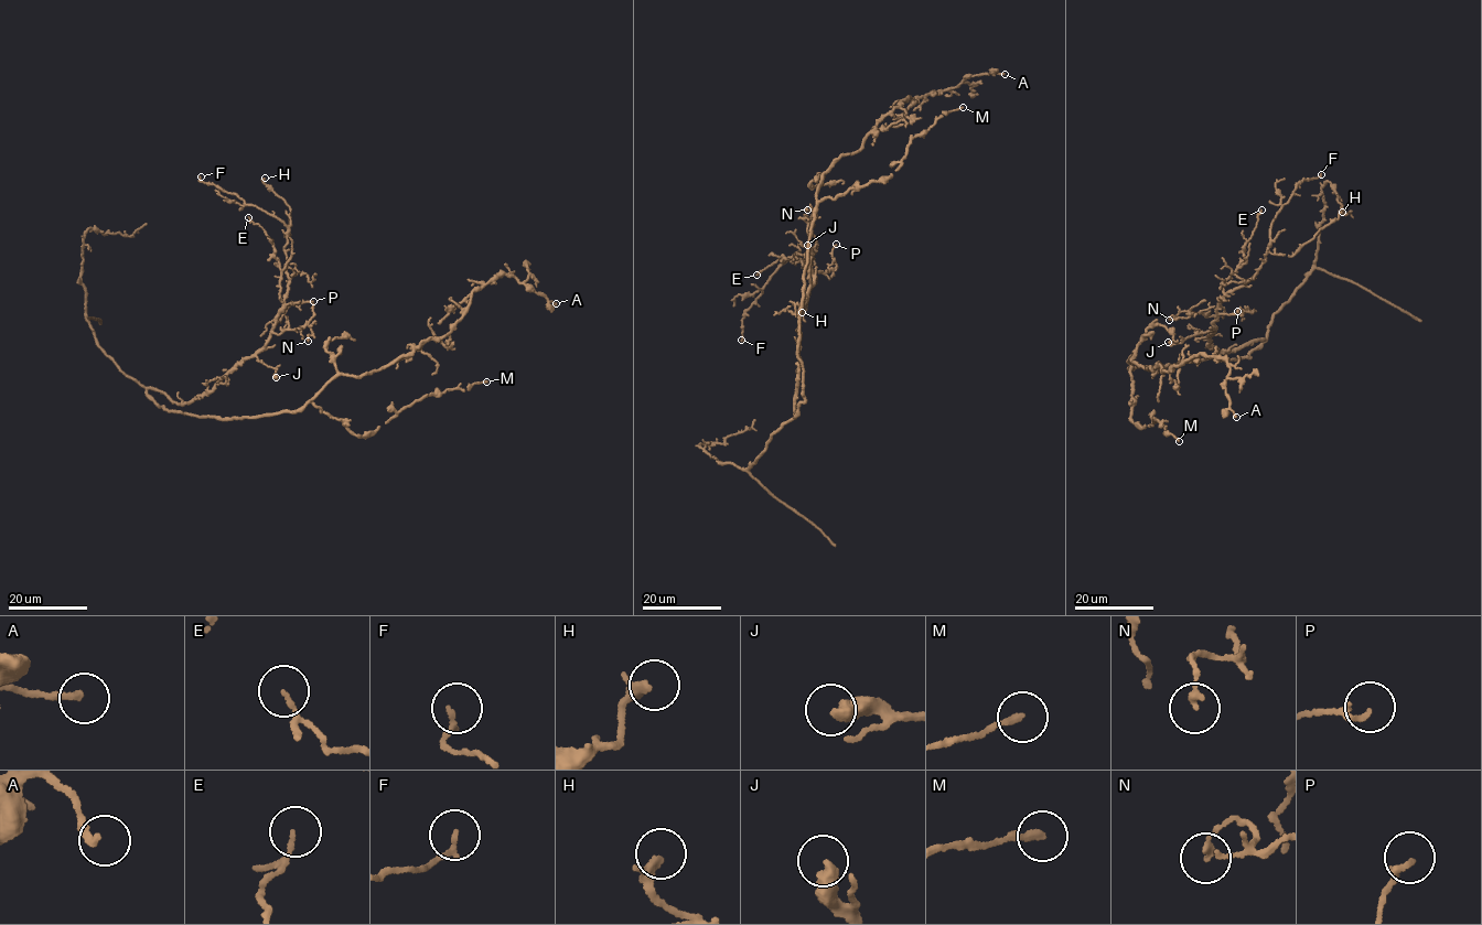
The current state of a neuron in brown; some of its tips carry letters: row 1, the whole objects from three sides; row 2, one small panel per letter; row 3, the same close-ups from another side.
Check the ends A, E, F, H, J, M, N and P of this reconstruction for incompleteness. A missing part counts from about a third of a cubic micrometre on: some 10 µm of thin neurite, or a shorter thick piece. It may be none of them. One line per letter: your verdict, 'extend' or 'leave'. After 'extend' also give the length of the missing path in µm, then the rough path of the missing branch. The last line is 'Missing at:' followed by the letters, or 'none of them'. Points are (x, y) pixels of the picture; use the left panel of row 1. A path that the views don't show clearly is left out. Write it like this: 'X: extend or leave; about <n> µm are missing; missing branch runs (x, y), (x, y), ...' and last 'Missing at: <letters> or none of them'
A: leave
E: leave
F: leave
H: leave
J: leave
M: leave
N: leave
P: leave
Missing at: none of them

